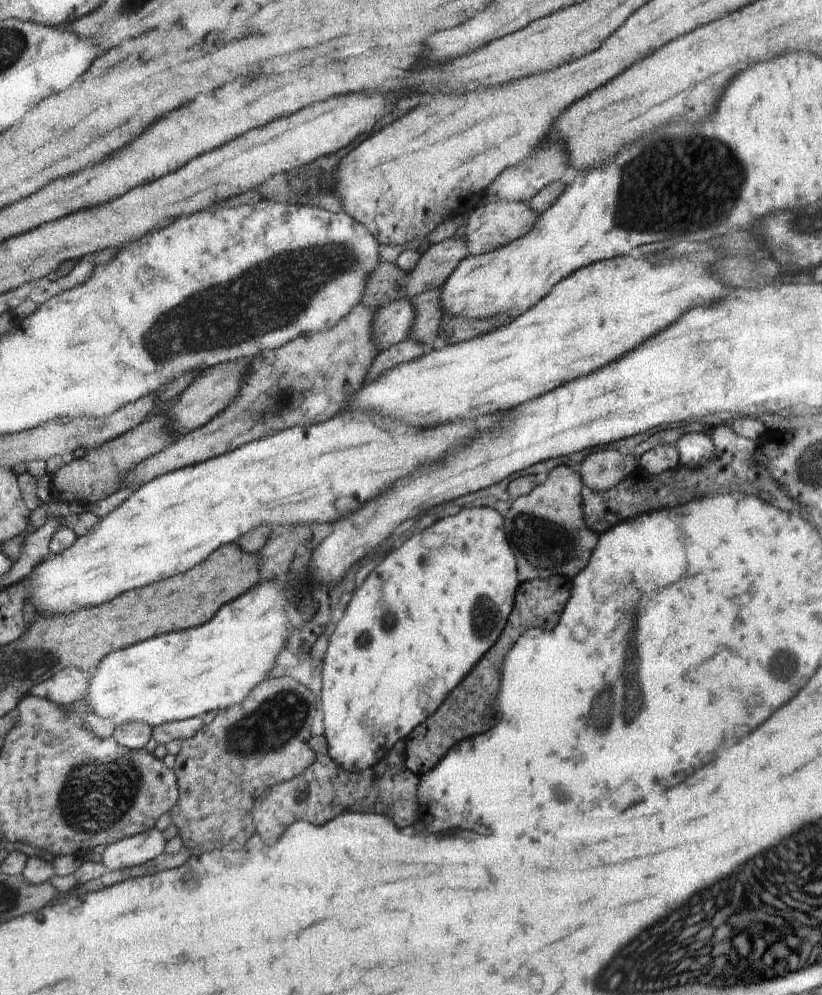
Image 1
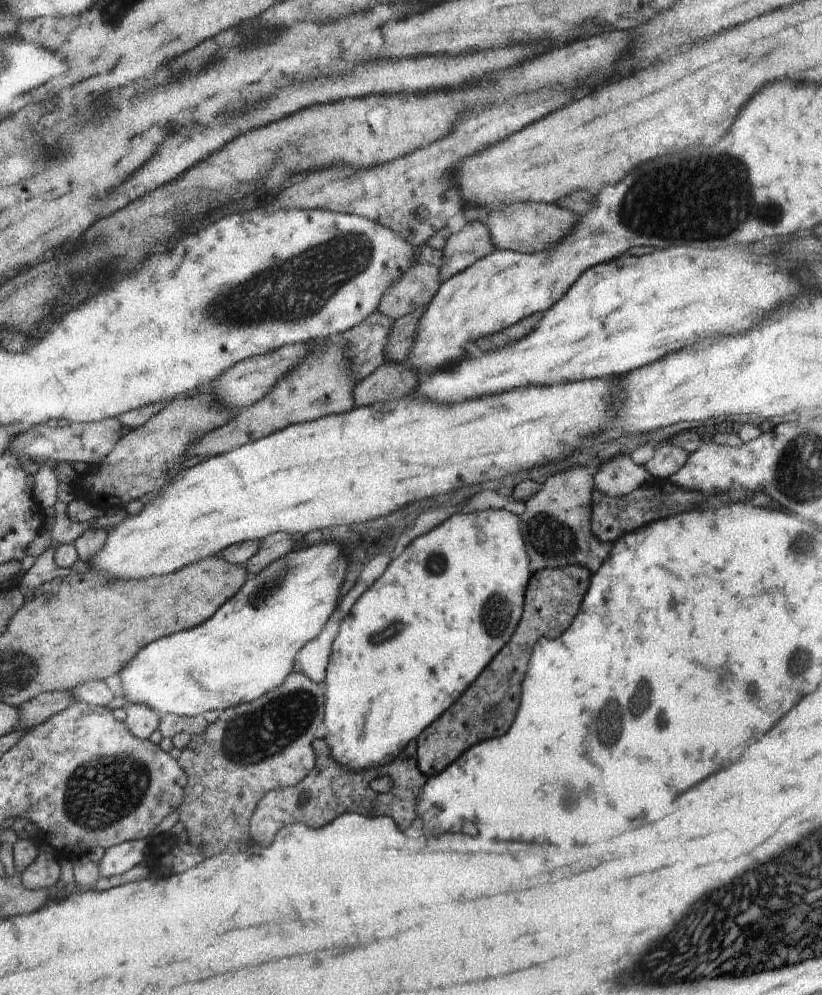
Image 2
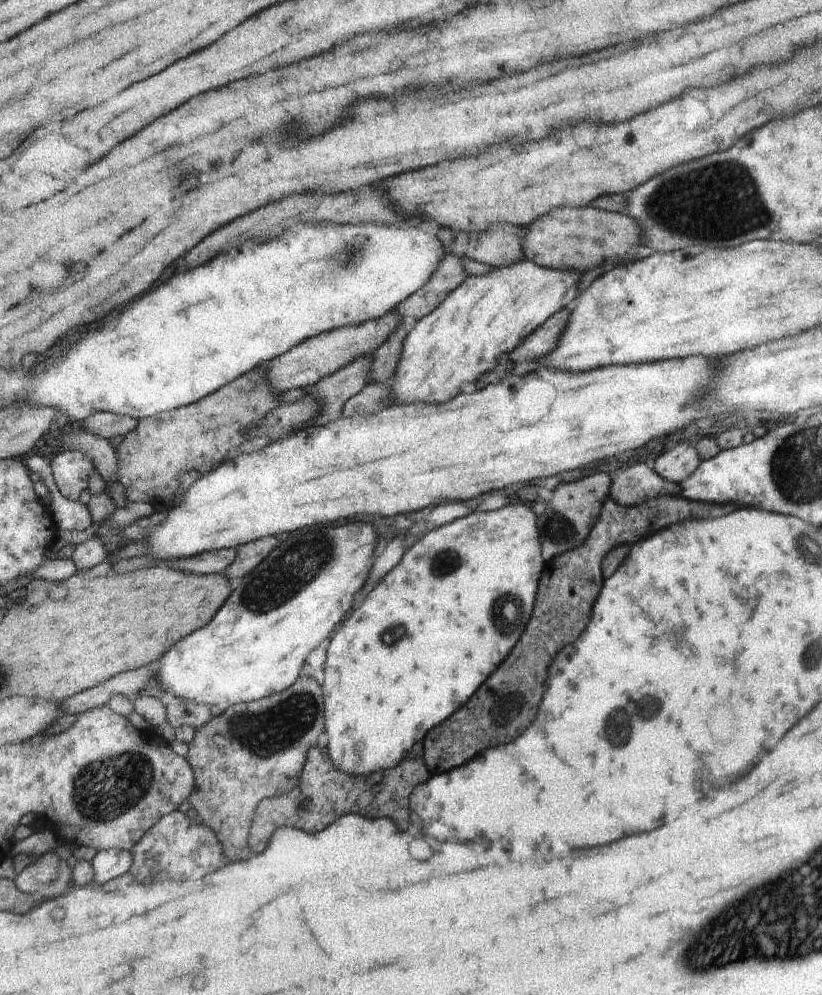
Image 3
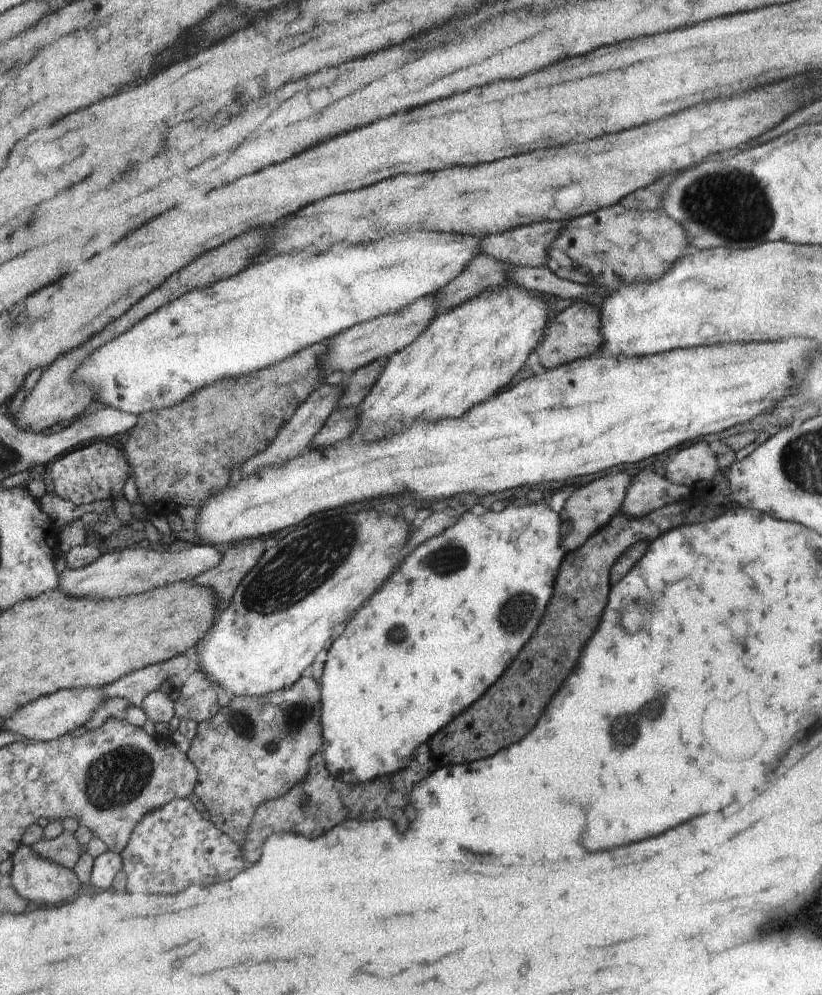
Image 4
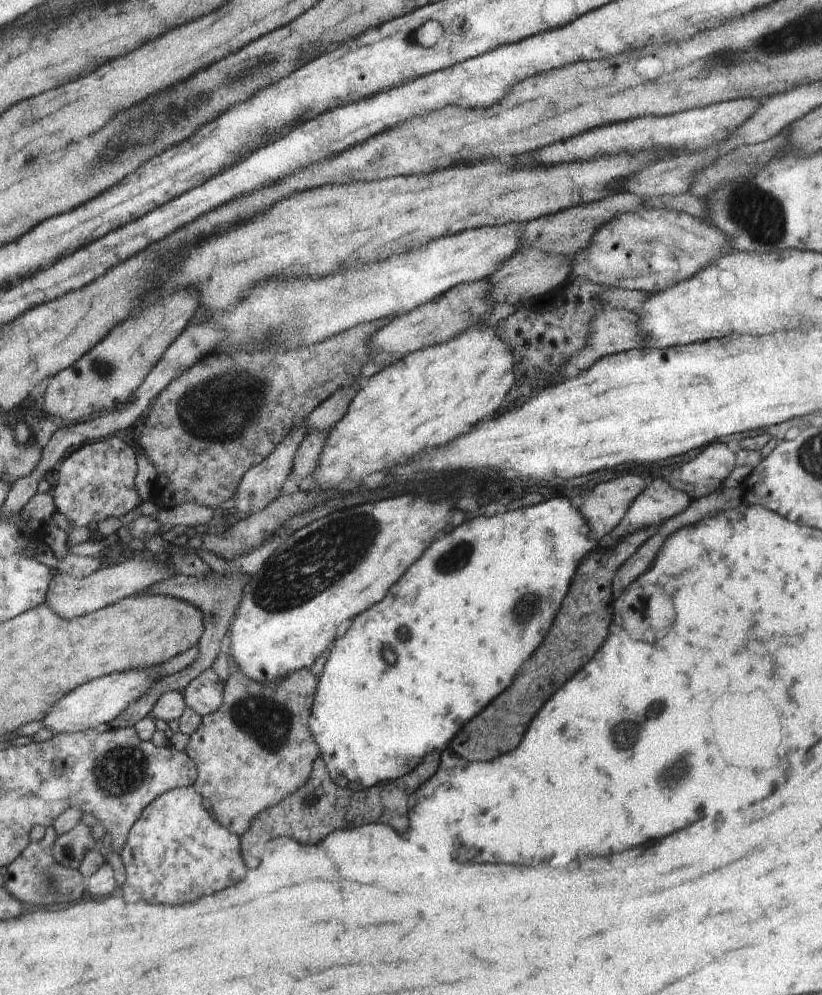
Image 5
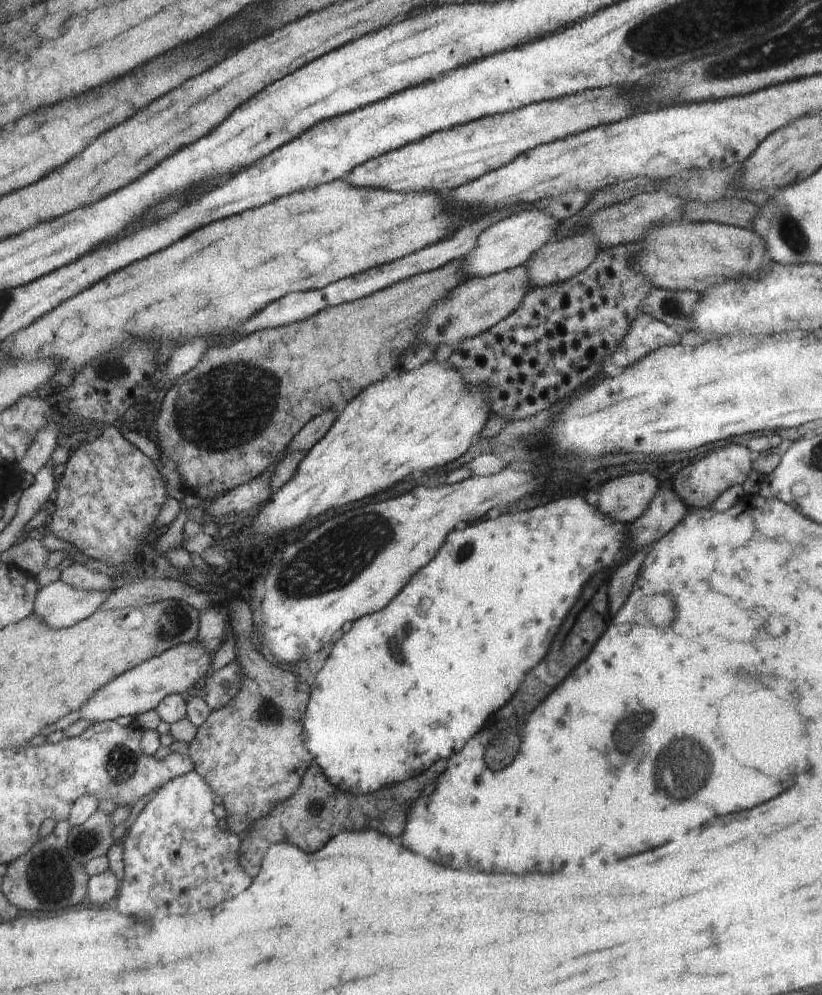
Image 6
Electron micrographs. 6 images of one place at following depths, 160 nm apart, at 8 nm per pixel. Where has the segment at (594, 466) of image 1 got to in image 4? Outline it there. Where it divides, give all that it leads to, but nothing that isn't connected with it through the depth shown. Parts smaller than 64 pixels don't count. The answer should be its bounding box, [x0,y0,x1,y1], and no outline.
[620,469,693,517]

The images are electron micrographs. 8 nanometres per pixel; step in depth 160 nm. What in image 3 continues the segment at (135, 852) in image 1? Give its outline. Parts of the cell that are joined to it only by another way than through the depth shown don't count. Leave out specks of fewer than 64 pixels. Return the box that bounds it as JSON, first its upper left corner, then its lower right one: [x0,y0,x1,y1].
[91,849,131,885]

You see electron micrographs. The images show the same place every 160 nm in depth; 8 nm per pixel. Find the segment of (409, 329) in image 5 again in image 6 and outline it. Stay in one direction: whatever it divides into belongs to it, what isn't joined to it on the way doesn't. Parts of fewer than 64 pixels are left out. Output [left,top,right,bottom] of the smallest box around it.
[417,265,530,347]

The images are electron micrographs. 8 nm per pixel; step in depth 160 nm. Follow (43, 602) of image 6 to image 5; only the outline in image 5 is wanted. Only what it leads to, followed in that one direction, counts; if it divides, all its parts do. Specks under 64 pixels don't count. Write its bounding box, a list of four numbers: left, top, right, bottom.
[46,552,167,618]

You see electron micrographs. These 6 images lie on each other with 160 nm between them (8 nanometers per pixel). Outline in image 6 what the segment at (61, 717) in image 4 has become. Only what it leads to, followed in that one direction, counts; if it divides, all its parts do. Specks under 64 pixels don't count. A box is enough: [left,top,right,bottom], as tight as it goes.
[79,640,212,723]

